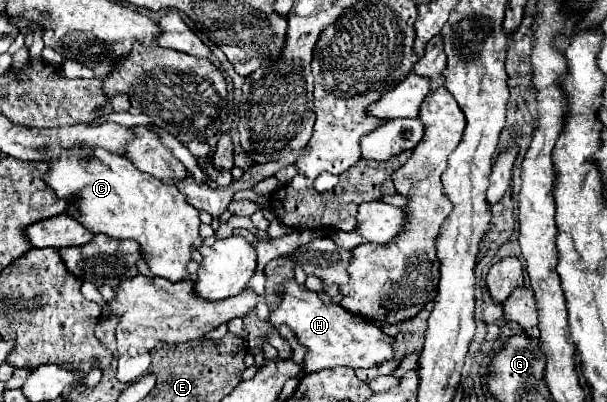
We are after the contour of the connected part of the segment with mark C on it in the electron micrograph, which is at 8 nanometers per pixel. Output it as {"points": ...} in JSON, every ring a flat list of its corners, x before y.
{"points":[[71,148,47,162,49,170,45,172,43,180,51,186,57,198,65,198,69,202,69,216,77,218,89,232,93,234,107,234,113,238,133,238,139,242,141,252,147,258,147,264,155,276,167,278,171,282,179,282,187,276,187,262,191,260,193,242,199,236,199,212,185,202,185,196,177,190,177,186,165,186,159,178,137,170,125,156,109,154,107,150,93,150,93,158,81,158,81,150]]}

